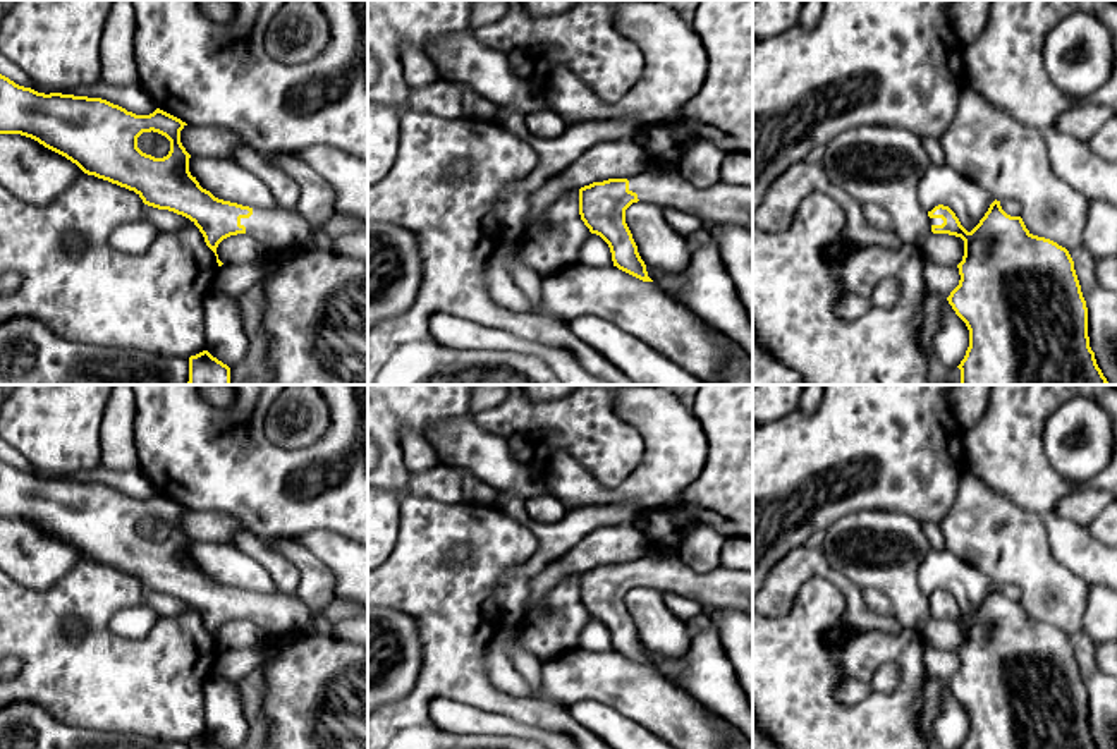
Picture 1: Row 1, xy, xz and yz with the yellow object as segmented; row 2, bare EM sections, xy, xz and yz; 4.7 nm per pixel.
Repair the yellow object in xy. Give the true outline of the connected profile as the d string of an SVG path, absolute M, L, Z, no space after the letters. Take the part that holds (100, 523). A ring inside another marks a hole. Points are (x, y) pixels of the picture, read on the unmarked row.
M0 459L0 519L21 519L65 541L84 558L134 575L144 589L168 594L189 603L203 618L206 630L215 637L218 651L218 629L237 618L247 618L270 634L302 632L314 617L306 600L297 594L253 594L237 588L215 582L203 574L189 557L191 539L180 527L180 515L187 508L156 493L150 500L136 500L101 483L74 481L62 478L38 478ZM143 517L158 517L170 526L170 536L155 543L137 533Z

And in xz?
M641 557L627 563L608 563L581 572L581 605L591 618L608 629L613 651L643 667L653 665L648 661L646 649L626 608L626 594L638 586L696 596L705 606L736 608L753 615L753 574L725 565L698 574L679 557L667 560Z

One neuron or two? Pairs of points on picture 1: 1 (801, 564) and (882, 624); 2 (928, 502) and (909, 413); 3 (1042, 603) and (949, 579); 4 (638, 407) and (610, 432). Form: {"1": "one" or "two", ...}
{"1": "one", "2": "one", "3": "two", "4": "two"}

